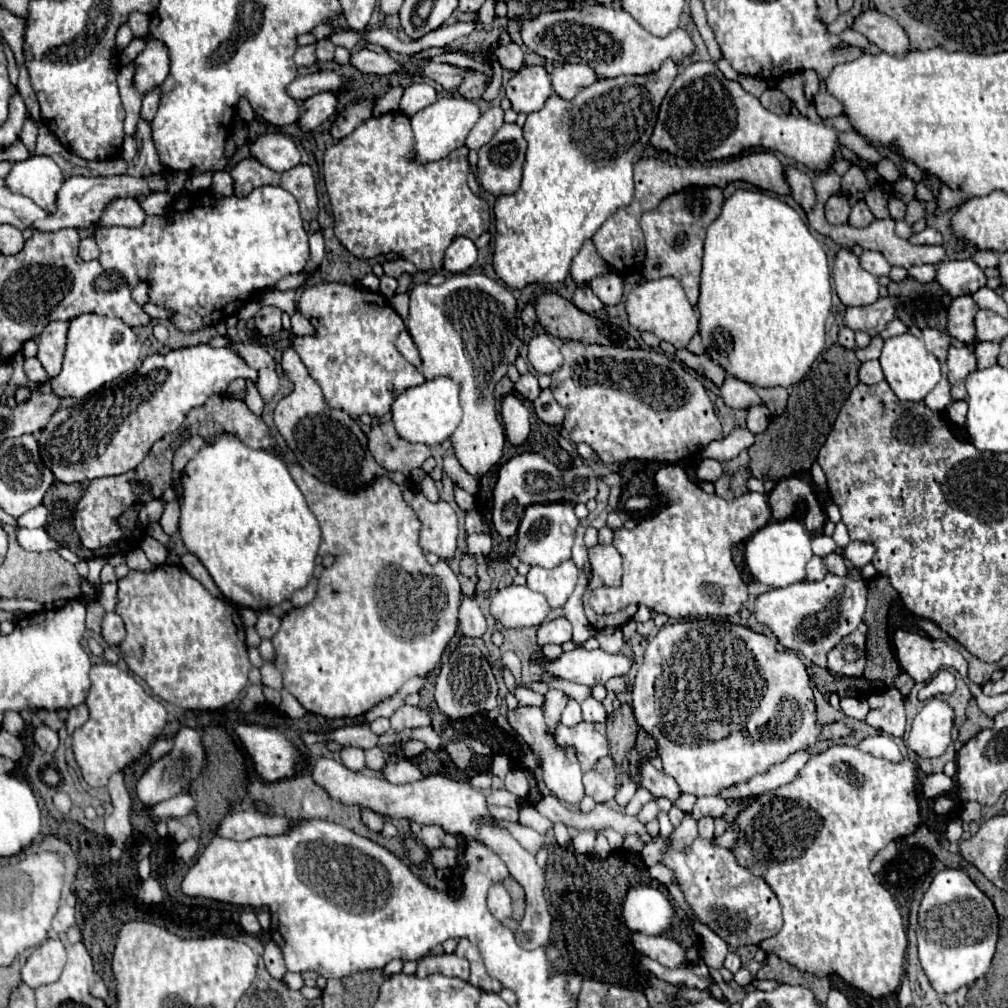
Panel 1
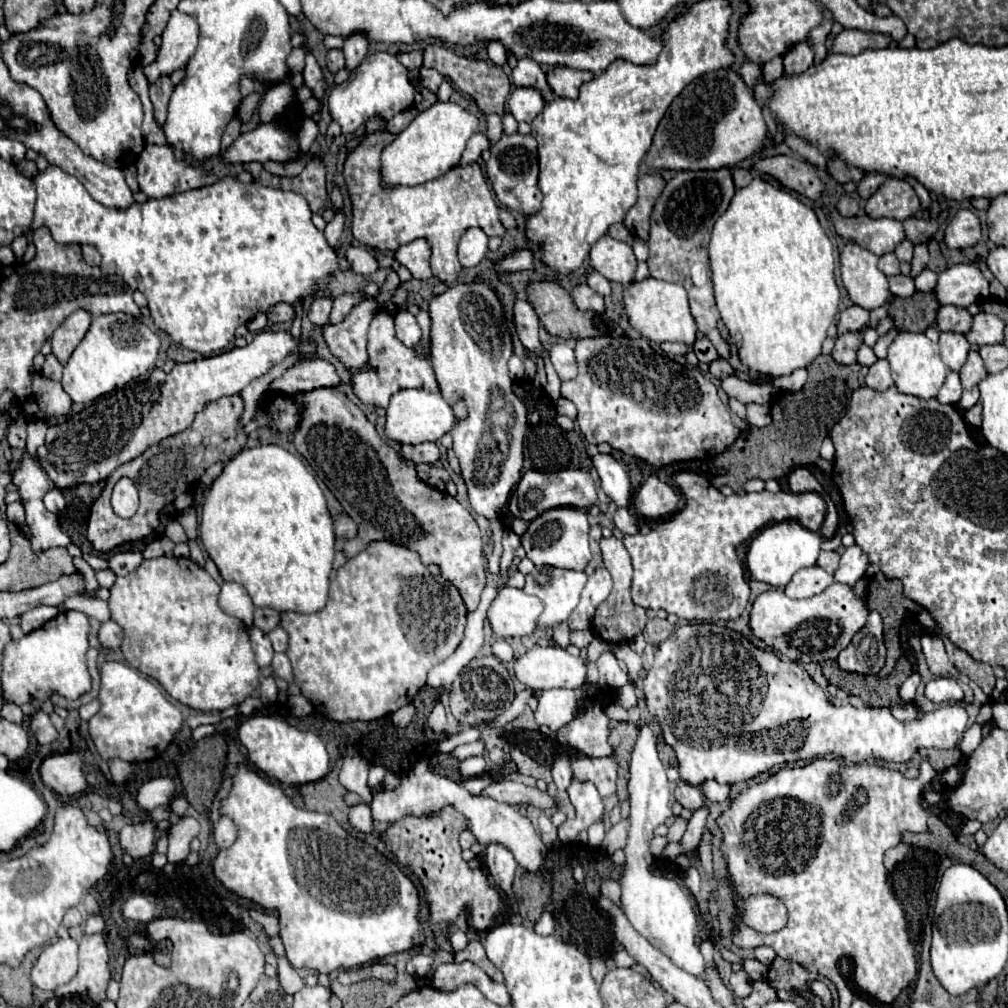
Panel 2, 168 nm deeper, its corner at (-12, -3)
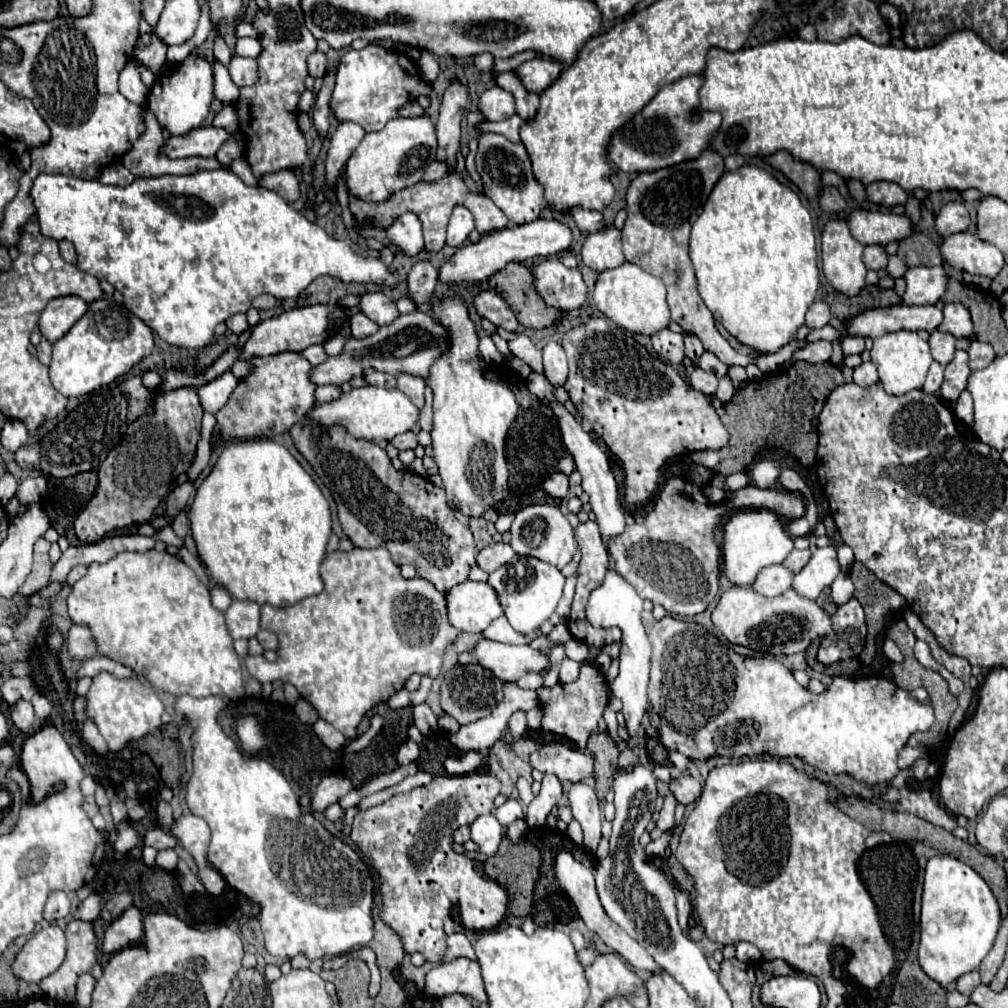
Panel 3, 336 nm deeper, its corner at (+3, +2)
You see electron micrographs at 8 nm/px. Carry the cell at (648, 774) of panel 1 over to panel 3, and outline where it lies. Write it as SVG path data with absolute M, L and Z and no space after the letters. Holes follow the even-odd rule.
M681 776L677 780L671 780L669 786L671 786L671 792L675 794L677 802L681 802L681 804L695 802L703 792L703 786L693 776Z

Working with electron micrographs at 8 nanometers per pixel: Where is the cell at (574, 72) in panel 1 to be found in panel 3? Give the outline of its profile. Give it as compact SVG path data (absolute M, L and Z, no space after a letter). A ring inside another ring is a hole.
M533 58L533 60L527 60L521 66L517 66L515 74L521 78L523 86L529 92L541 94L543 90L547 90L557 80L557 76L561 74L561 70L563 70L561 64L557 64L553 60Z

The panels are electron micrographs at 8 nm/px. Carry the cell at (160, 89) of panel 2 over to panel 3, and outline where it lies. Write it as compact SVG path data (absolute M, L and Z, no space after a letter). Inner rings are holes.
M141 34L135 46L135 58L143 62L147 68L151 68L155 74L159 72L159 66L165 62L167 46L157 38L157 34Z

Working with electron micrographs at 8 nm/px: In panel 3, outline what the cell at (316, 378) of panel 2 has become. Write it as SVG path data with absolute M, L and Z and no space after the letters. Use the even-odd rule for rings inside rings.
M413 310L405 316L399 316L397 322L391 322L389 326L381 326L377 334L369 338L349 338L343 346L341 356L329 356L323 364L315 366L311 372L311 380L315 384L337 384L341 386L343 382L349 382L351 378L359 378L365 374L365 370L373 368L379 372L389 372L389 374L413 374L419 378L429 378L429 368L431 364L447 354L451 348L451 332L449 328L441 326L435 316L423 312L423 310Z

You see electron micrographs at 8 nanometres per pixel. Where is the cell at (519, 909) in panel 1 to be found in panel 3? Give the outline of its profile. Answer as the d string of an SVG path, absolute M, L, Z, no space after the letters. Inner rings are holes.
M503 836L497 854L485 862L485 874L507 890L509 910L513 916L529 916L531 914L533 886L535 886L535 880L539 876L539 866L541 866L539 850L531 844L529 844L529 850L525 850L523 844L525 844L523 840L521 842L509 842L509 838Z

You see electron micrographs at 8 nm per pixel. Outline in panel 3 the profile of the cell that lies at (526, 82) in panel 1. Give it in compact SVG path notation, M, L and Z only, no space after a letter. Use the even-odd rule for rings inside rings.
M499 86L487 88L481 96L479 96L479 112L487 118L487 120L505 120L509 116L515 114L515 102L513 96L509 92L505 92Z

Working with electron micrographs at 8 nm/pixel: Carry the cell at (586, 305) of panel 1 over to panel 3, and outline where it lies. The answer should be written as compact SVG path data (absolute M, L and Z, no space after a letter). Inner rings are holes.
M543 260L533 268L533 288L547 306L561 312L575 310L587 300L587 286L579 268L569 270L561 260Z

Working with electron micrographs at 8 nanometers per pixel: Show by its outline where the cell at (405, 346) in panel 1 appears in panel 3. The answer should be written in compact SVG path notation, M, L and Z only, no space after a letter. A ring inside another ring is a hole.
M367 292L367 294L363 294L359 298L359 310L367 318L377 322L379 326L391 324L399 316L393 300L389 296L385 296L383 292Z

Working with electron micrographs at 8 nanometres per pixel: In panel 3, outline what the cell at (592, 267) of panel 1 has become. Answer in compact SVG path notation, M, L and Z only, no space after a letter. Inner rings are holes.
M611 224L599 232L589 234L589 238L581 248L581 258L583 264L593 268L595 272L621 266L625 262L621 250L621 232Z

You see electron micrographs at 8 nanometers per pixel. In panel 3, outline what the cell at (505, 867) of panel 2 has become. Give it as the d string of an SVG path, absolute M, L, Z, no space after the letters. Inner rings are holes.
M481 814L471 822L471 840L479 844L479 852L493 856L499 848L503 826L493 814Z

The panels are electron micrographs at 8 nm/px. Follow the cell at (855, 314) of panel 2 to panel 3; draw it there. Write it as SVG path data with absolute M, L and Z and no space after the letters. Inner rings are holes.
M815 300L813 306L809 306L809 312L805 316L805 324L809 328L821 328L829 322L831 314L829 314L829 306L823 300Z

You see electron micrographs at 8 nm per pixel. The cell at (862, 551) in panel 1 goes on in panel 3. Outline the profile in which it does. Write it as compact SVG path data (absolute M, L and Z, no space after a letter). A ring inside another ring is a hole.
M833 546L817 548L811 556L811 560L805 564L801 572L793 578L793 590L801 594L803 598L815 600L839 574L839 562L837 552Z

